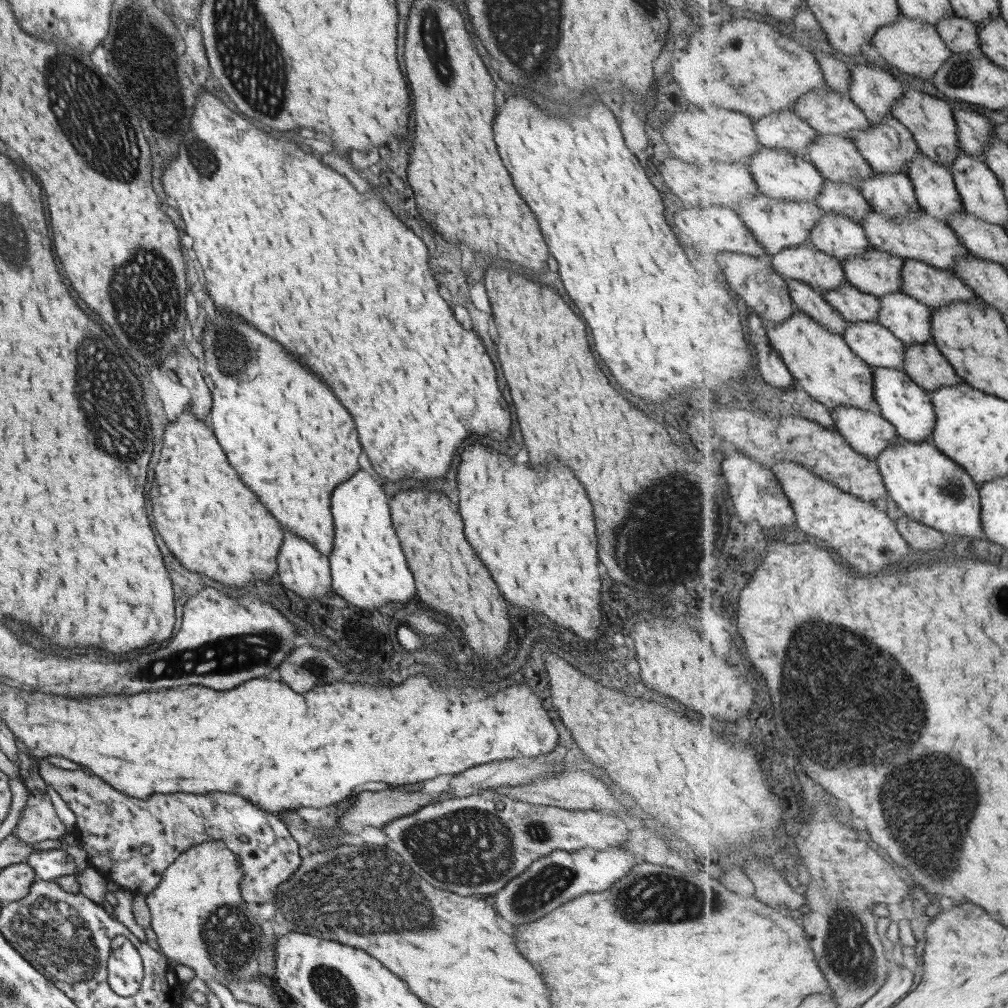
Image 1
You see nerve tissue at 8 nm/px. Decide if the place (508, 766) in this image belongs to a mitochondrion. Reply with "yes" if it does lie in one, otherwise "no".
no

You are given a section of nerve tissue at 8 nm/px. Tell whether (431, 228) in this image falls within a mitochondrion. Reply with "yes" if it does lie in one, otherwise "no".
no

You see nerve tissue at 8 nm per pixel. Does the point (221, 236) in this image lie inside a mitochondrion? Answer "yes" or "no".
no

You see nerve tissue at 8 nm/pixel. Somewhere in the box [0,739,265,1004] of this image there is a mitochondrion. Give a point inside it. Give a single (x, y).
(52, 931)

